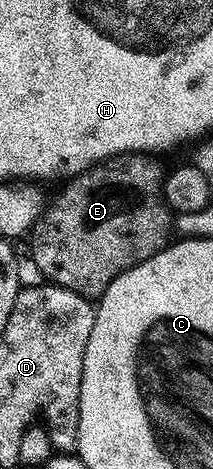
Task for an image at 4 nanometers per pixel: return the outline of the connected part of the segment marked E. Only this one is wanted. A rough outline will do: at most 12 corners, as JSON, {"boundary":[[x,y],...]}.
{"boundary":[[112,156],[29,233],[44,281],[98,298],[167,247],[165,168]]}

